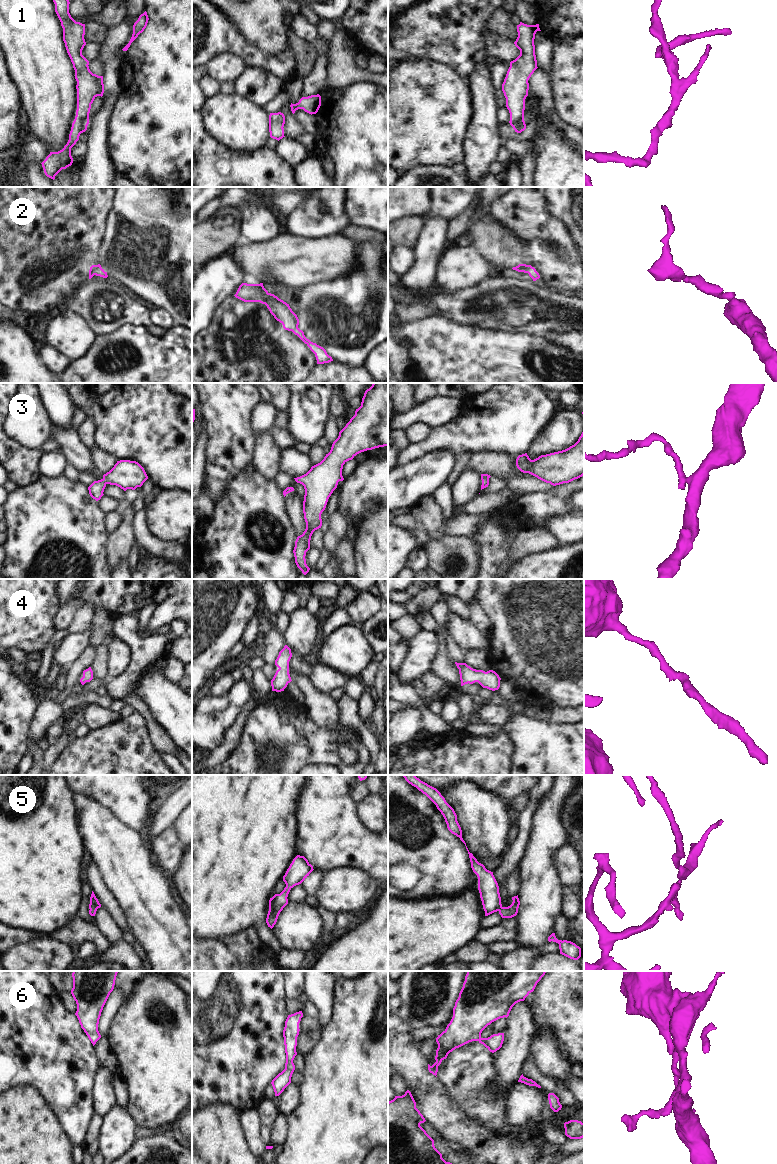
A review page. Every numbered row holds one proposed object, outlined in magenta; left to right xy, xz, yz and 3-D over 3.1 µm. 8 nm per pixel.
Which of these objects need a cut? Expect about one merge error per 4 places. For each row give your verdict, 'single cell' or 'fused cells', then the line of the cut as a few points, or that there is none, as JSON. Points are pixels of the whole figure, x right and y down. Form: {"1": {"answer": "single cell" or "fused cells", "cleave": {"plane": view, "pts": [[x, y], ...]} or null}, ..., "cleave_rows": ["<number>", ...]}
{"1": {"answer": "single cell", "cleave": null}, "2": {"answer": "single cell", "cleave": null}, "3": {"answer": "single cell", "cleave": null}, "4": {"answer": "single cell", "cleave": null}, "5": {"answer": "single cell", "cleave": null}, "6": {"answer": "single cell", "cleave": null}, "cleave_rows": []}

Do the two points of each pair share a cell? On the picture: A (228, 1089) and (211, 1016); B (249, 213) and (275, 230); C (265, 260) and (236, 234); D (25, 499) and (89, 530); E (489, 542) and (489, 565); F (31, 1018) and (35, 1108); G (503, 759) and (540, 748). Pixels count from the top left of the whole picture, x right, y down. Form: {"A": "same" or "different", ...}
{"A": "same", "B": "same", "C": "different", "D": "same", "E": "same", "F": "different", "G": "different"}

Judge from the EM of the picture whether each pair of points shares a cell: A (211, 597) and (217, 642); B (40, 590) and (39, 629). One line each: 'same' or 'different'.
A: same
B: same

